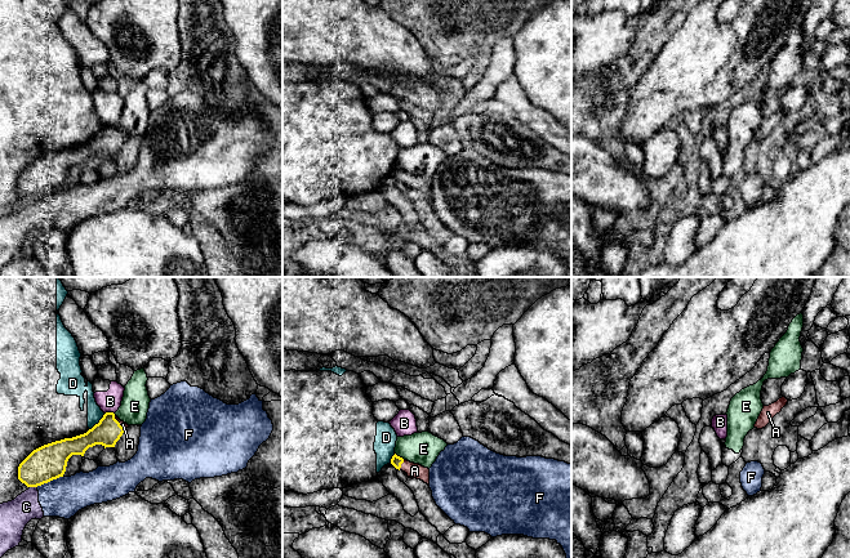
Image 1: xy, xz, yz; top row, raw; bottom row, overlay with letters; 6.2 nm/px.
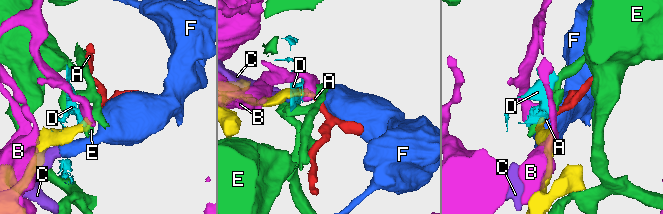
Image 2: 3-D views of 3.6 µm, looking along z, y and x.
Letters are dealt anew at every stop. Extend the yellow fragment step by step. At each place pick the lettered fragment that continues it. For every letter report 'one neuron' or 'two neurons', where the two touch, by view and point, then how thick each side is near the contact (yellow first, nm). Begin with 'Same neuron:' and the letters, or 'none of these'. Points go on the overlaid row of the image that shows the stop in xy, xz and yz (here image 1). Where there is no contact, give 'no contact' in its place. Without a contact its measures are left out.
Same neuron: A
A: one neuron | xz (400, 465) | 70/100 nm
B: two neurons | xy (108, 413) | 170/140 nm
C: two neurons | xy (34, 486) | 220/180 nm
D: two neurons | xy (98, 423) | 170/100 nm
E: two neurons | xz (399, 456) | 70/200 nm
F: two neurons | xy (49, 481) | 220/240 nm

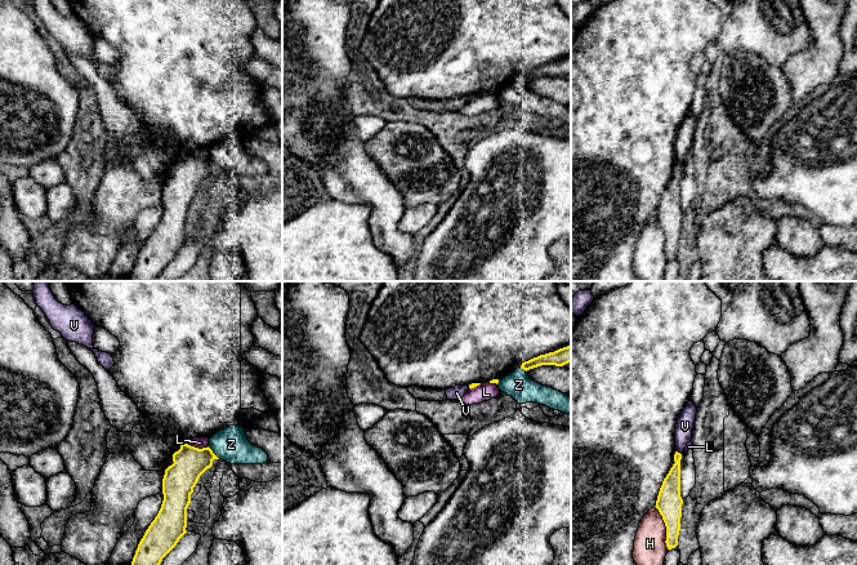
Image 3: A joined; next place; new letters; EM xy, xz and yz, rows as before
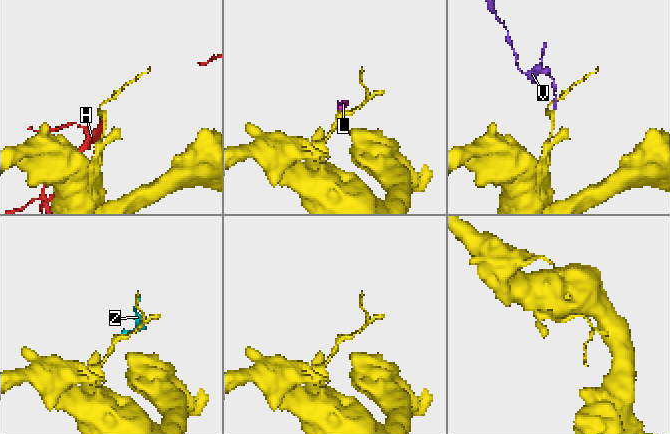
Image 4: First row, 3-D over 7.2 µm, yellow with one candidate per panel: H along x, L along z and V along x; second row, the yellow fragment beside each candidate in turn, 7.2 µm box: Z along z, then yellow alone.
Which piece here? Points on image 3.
Same neuron: none of these
H: two neurons | yz (666, 528) | 160/200 nm
L: two neurons | xy (197, 448) | 200/70 nm
V: two neurons | yz (679, 453) | 130/110 nm
Z: two neurons | xy (213, 453) | 200/220 nm

